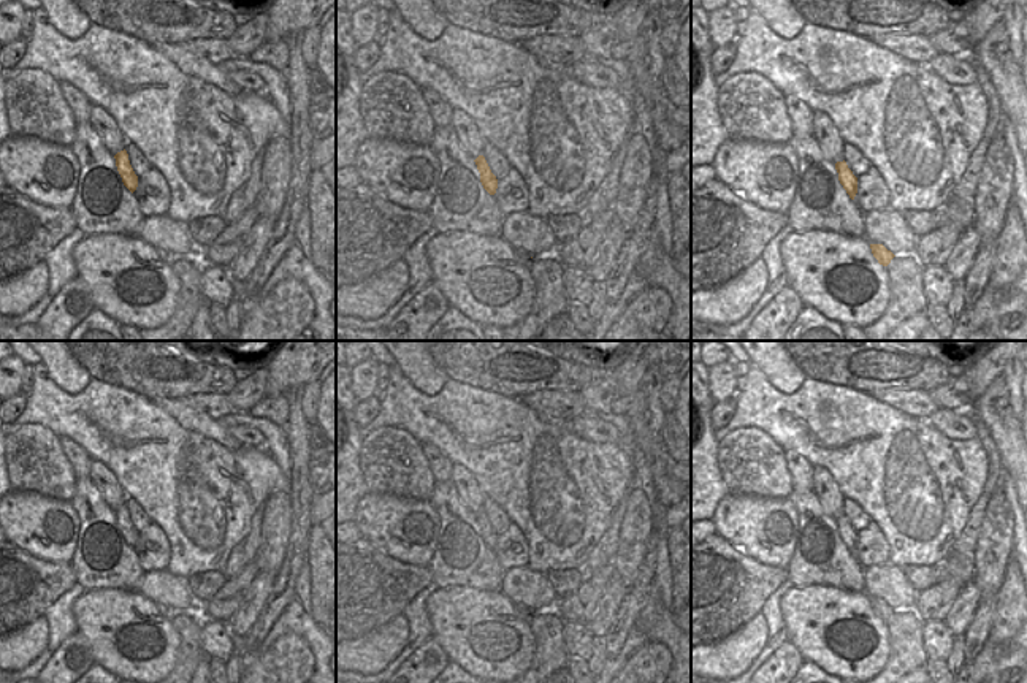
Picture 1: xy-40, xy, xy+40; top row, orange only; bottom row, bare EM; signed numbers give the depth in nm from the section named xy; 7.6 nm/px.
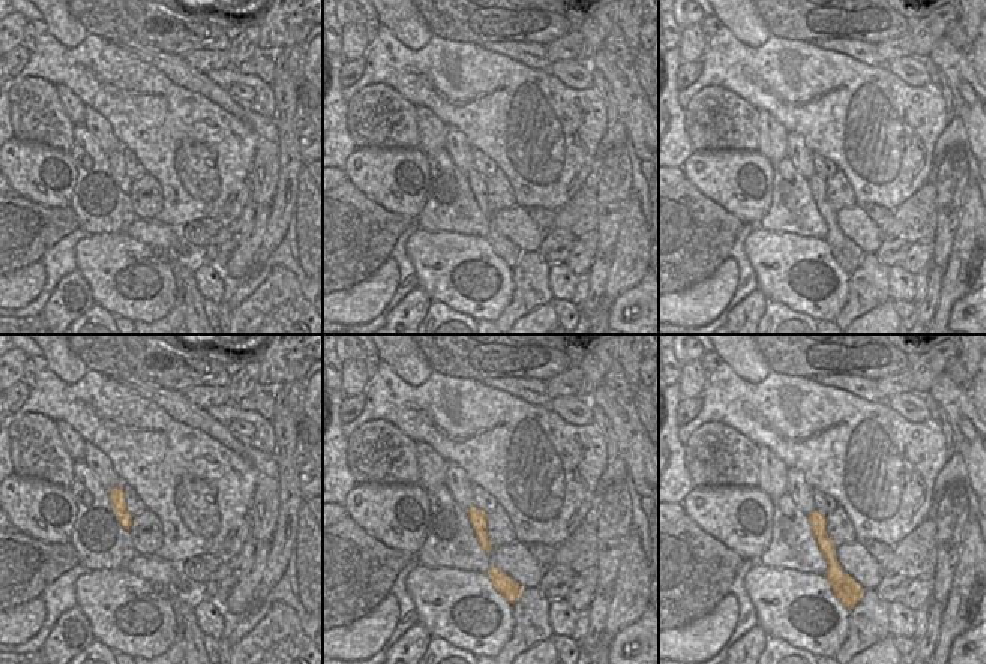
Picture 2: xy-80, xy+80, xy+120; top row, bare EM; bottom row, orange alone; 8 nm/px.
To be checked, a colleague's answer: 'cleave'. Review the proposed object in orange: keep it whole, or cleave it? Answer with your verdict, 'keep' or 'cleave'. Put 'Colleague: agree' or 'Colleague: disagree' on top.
Colleague: disagree
keep

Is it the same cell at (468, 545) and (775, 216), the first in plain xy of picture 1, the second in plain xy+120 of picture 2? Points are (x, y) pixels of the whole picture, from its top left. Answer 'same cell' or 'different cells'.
same cell

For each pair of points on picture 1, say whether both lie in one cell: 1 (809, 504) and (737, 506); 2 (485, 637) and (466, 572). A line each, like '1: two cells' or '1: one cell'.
1: two cells
2: two cells

